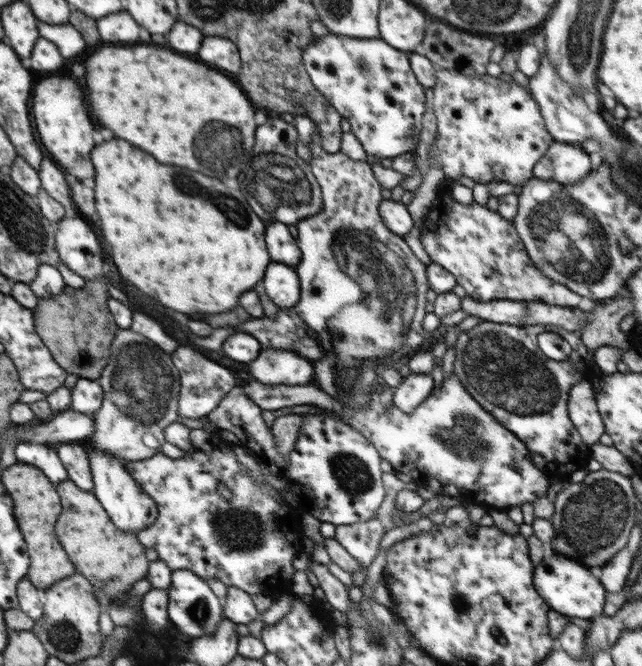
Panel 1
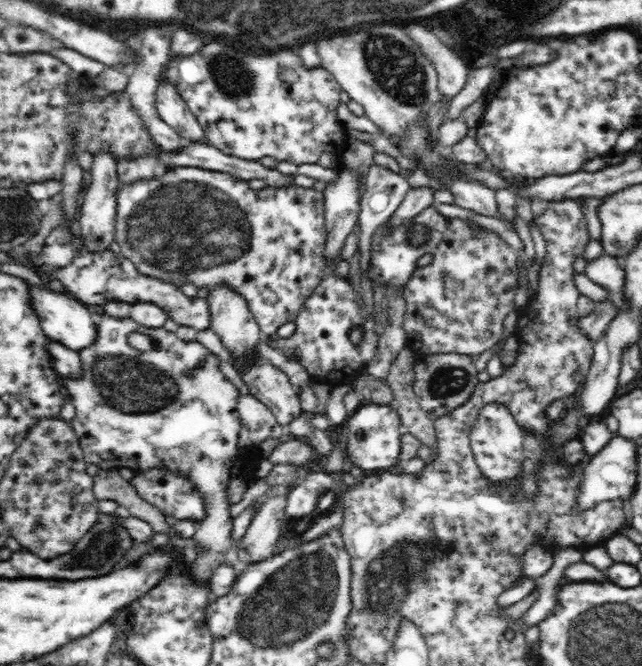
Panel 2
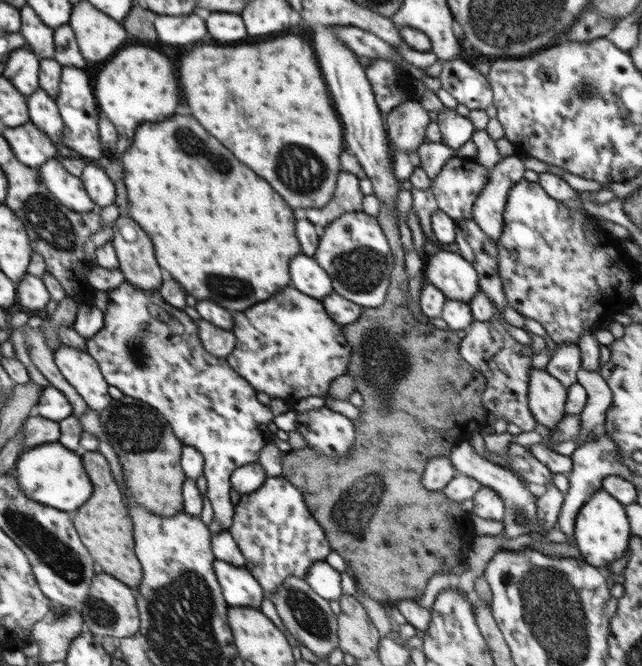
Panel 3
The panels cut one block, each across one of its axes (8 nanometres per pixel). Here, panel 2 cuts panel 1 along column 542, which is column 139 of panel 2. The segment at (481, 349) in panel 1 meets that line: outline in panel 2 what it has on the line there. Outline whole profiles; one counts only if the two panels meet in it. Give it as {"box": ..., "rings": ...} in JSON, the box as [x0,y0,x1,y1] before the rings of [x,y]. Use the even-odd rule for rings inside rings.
{"box":[60,312,242,583],"rings":[[[105,312],[102,315],[102,321],[96,326],[96,340],[78,352],[82,361],[82,378],[60,377],[64,395],[76,409],[71,427],[78,435],[87,464],[100,468],[124,467],[134,473],[165,466],[167,470],[189,478],[192,486],[205,498],[207,508],[205,517],[200,520],[200,528],[193,536],[200,552],[192,554],[190,574],[194,574],[194,581],[198,583],[209,583],[213,576],[212,568],[225,564],[225,555],[234,546],[228,482],[234,464],[232,458],[238,452],[238,434],[242,429],[240,391],[220,371],[220,358],[199,341],[186,342],[162,327],[152,332],[152,338],[156,338],[154,348],[150,352],[140,353],[126,343],[126,336],[142,330],[142,326],[138,326],[130,317],[112,318]]]}

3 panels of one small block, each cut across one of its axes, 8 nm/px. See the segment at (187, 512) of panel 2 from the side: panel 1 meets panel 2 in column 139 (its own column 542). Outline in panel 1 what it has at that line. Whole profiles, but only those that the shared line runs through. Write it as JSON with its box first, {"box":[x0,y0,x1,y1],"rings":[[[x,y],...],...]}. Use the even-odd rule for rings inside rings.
{"box":[242,372,551,510],"rings":[[[454,372],[409,416],[402,414],[396,404],[383,405],[378,392],[372,394],[365,412],[357,412],[348,404],[330,398],[311,382],[302,386],[268,386],[254,381],[248,386],[242,384],[242,388],[261,410],[310,404],[338,414],[376,446],[380,458],[390,462],[394,472],[410,475],[425,493],[450,495],[466,506],[475,504],[499,510],[525,502],[533,504],[538,497],[548,494],[551,483],[534,464],[524,442],[478,406]]]}

